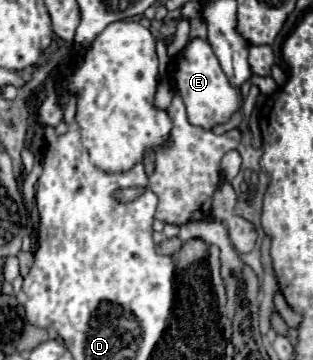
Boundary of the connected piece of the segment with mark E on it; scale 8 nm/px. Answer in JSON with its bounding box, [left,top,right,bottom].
[174,39,240,129]

